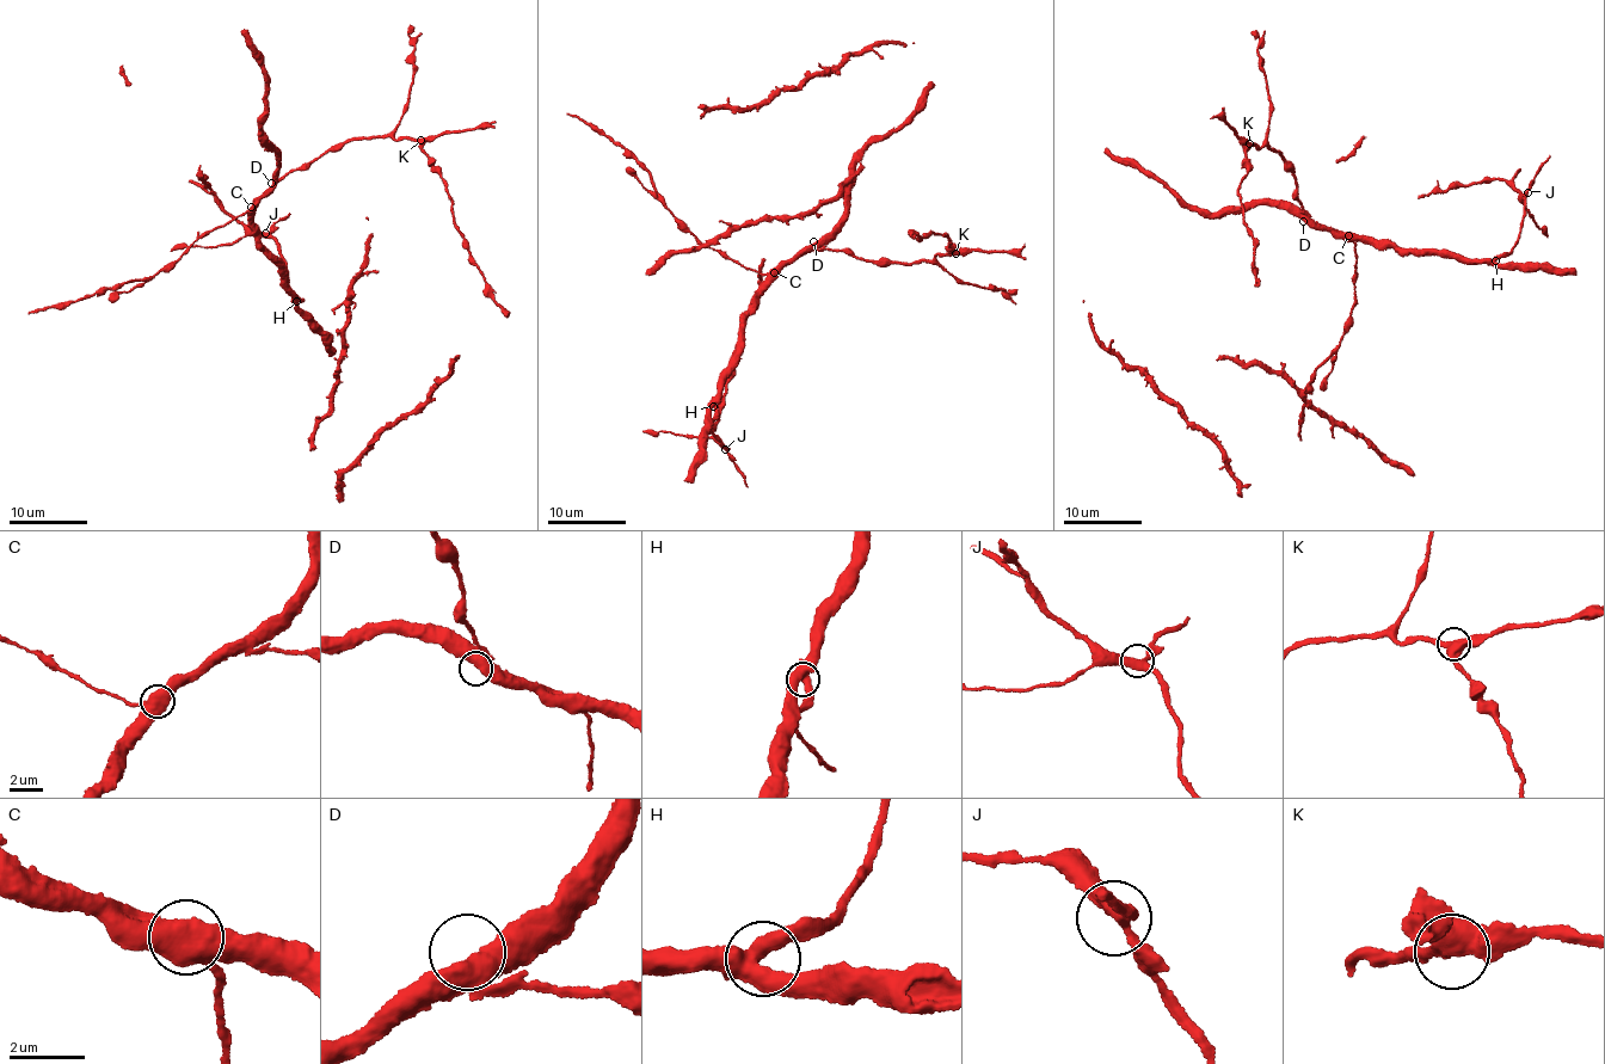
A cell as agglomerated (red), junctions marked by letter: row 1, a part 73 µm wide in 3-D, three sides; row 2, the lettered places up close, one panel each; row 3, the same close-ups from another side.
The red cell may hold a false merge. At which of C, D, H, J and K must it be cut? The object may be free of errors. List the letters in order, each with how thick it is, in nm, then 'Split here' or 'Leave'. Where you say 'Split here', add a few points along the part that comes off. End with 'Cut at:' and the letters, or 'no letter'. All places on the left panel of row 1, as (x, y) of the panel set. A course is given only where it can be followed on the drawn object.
C: Thickness 500 nm. Leave
D: Thickness 420 nm. Leave
H: Thickness 480 nm. Leave
J: Thickness 360 nm. Leave
K: Thickness 440 nm. Leave
Cut at: no letter

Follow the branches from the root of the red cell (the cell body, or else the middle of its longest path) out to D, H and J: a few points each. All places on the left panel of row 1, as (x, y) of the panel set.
D: (419, 147), (414, 141), (393, 140), (389, 136), (350, 141), (324, 151), (271, 183)
H: (419, 147), (389, 136), (350, 141), (288, 171), (264, 191), (253, 226), (258, 241), (286, 266), (296, 301)
J: (419, 147), (389, 136), (350, 141), (264, 191), (253, 226), (299, 301), (287, 286), (281, 245), (265, 233)

